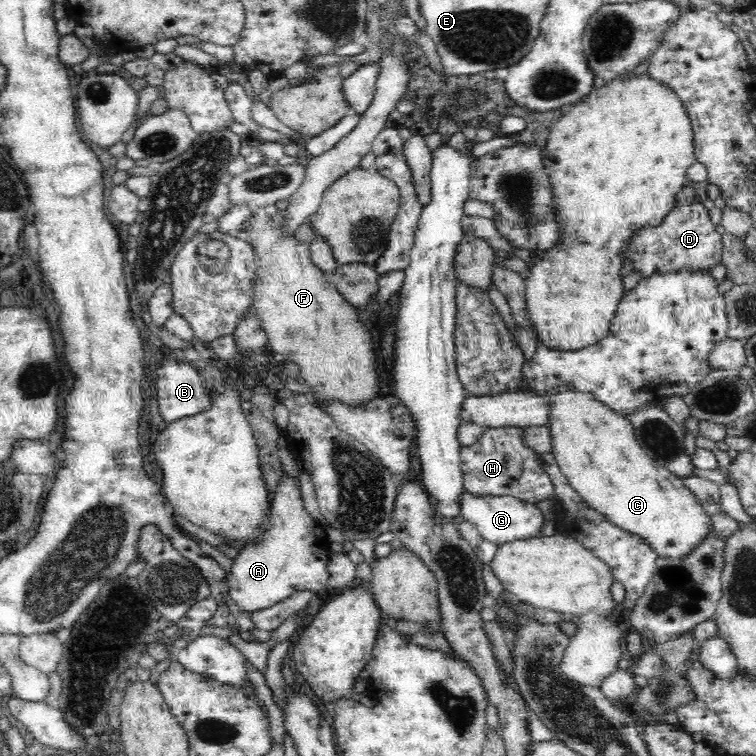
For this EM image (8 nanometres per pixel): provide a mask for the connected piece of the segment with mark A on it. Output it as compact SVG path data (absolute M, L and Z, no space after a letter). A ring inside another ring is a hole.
M284 472L277 490L274 491L271 500L271 524L268 526L268 534L259 545L252 545L239 552L234 558L228 581L228 598L230 602L238 606L238 611L254 613L275 606L278 601L288 598L296 590L310 590L314 594L322 595L328 587L328 563L330 560L330 540L324 532L324 528L317 520L313 520L304 508L304 502L300 492L300 482Z

